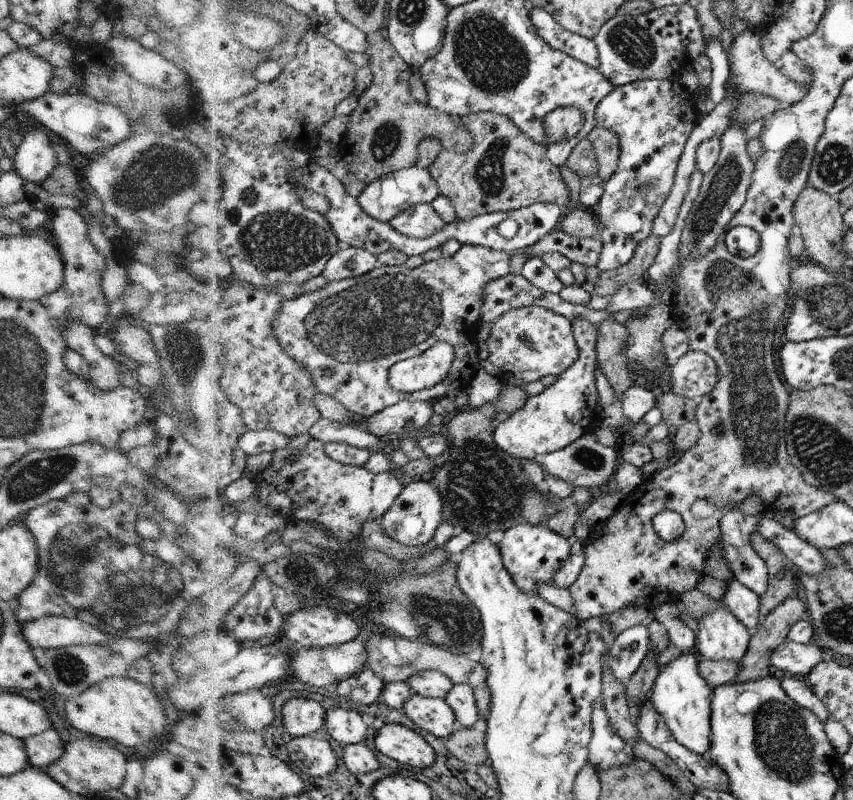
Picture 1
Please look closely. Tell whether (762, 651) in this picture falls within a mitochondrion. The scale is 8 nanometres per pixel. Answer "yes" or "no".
no

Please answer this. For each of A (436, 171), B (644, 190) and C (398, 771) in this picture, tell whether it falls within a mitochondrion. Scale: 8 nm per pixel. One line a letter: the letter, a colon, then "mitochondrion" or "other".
A: other
B: mitochondrion
C: other

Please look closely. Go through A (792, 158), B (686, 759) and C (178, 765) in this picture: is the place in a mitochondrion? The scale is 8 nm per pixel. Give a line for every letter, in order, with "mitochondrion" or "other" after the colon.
A: mitochondrion
B: other
C: other

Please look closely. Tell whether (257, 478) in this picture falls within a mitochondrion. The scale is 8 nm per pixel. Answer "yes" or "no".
no

